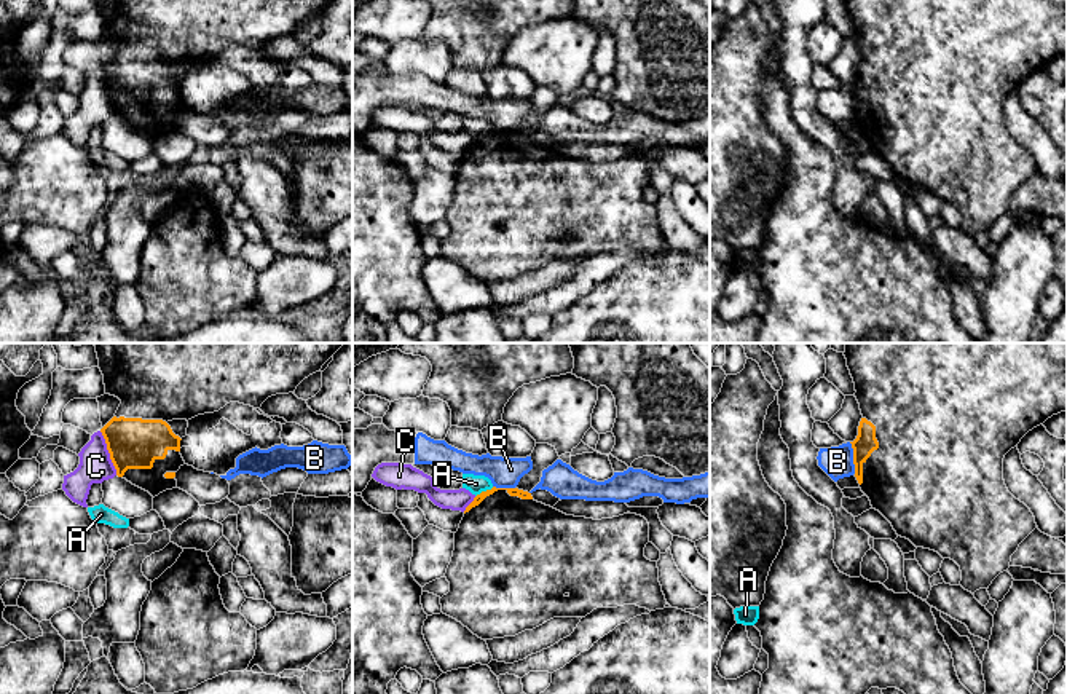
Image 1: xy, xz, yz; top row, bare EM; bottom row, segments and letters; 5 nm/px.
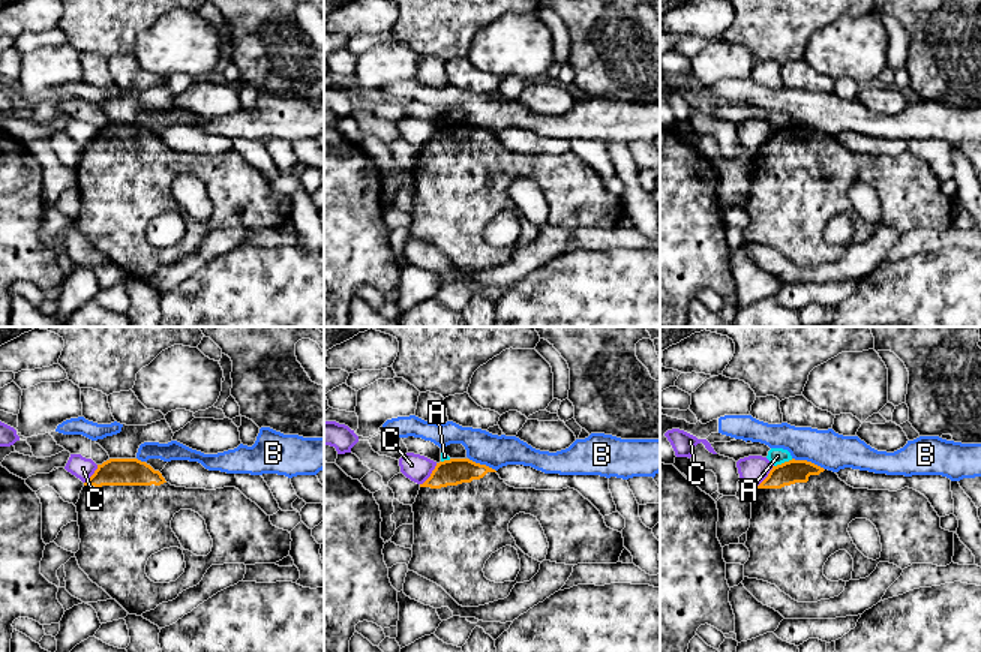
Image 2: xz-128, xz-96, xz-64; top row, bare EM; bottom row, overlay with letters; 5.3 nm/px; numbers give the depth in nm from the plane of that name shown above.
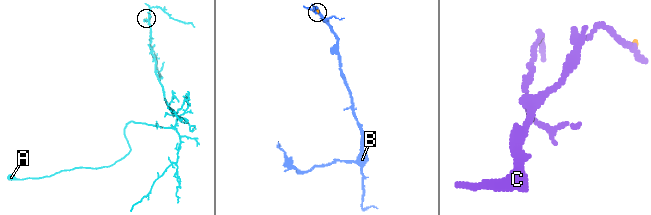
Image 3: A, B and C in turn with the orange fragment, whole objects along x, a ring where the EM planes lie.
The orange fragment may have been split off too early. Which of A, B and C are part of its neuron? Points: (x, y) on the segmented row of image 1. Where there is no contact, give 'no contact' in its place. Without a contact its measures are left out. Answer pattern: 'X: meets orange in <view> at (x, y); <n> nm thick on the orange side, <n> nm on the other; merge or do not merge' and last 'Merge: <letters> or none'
A: meets orange in xz at (484, 492); 50 nm thick on the orange side, 100 nm on the other; do not merge
B: meets orange in yz at (854, 458); 110 nm thick on the orange side, 160 nm on the other; do not merge
C: meets orange in xy at (109, 452); 260 nm thick on the orange side, 160 nm on the other; do not merge
Merge: none

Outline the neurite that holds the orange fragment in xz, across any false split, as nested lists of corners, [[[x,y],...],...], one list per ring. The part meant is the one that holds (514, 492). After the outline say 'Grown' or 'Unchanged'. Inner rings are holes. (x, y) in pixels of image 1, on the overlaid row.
[[[518,488],[482,491],[466,507],[455,533],[455,550],[445,578],[450,592],[440,598],[442,613],[456,619],[482,640],[515,637],[533,630],[553,617],[585,617],[596,608],[636,605],[649,611],[667,605],[659,582],[657,562],[644,557],[649,542],[649,523],[636,514],[612,519],[566,515],[533,499]]]. Grown

